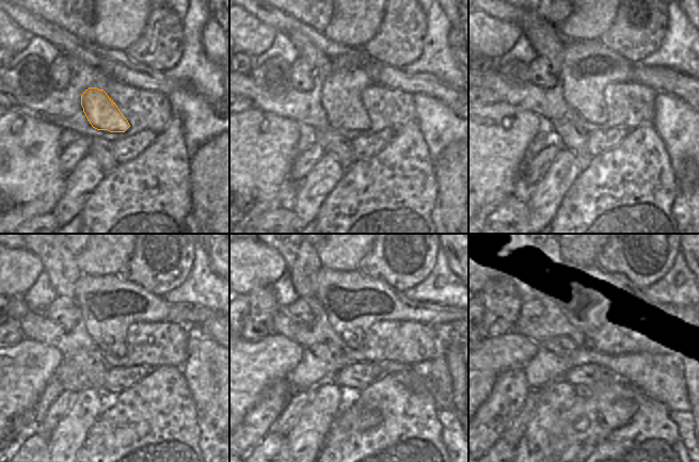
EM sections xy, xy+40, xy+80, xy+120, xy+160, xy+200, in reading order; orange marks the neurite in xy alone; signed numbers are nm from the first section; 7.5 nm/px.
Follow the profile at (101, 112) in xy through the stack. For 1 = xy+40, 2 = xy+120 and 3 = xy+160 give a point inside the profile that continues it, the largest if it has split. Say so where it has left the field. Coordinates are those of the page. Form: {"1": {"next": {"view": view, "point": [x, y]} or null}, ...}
{"1": {"next": {"view": "xy+40", "point": [342, 91]}}, "2": {"next": {"view": "xy+120", "point": [110, 305]}}, "3": {"next": {"view": "xy+160", "point": [353, 302]}}}

